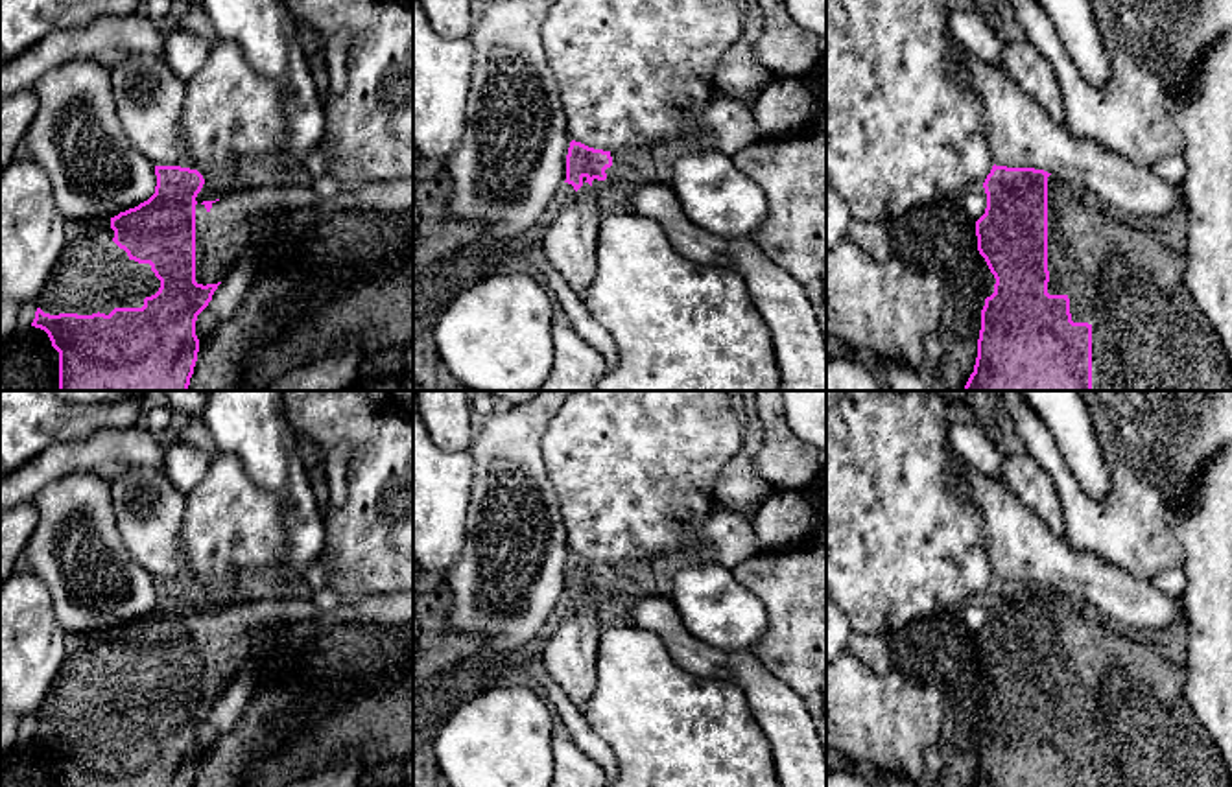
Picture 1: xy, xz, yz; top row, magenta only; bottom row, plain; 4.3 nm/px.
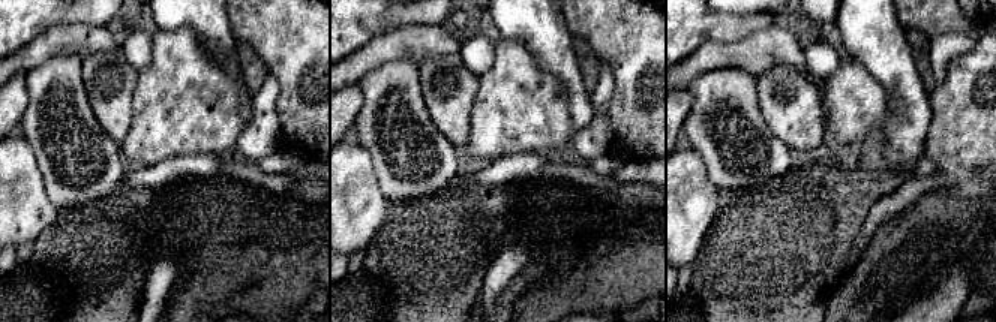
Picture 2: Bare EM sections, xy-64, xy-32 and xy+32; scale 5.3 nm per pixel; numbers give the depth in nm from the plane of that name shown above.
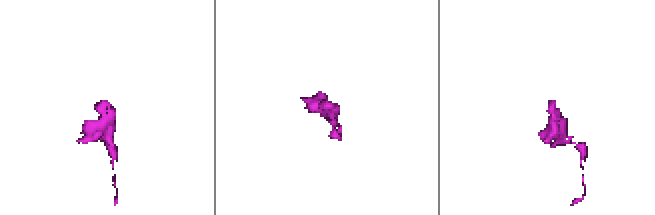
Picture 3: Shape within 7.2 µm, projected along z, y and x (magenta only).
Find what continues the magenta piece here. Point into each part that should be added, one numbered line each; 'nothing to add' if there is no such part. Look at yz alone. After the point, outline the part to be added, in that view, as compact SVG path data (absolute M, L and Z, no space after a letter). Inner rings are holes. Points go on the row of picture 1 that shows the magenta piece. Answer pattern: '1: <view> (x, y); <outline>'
1: yz (1148, 334); M1048 177L1048 293L1066 295L1073 323L1092 326L1092 391L1232 391L1232 365L1186 280L1186 254L1177 254L1160 230L1131 227L1086 205L1068 182Z

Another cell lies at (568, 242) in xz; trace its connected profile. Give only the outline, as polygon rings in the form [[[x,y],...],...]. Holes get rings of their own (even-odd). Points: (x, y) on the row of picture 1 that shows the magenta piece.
[[[583,177],[574,197],[535,234],[551,267],[579,299],[596,276],[599,223],[596,194]]]

